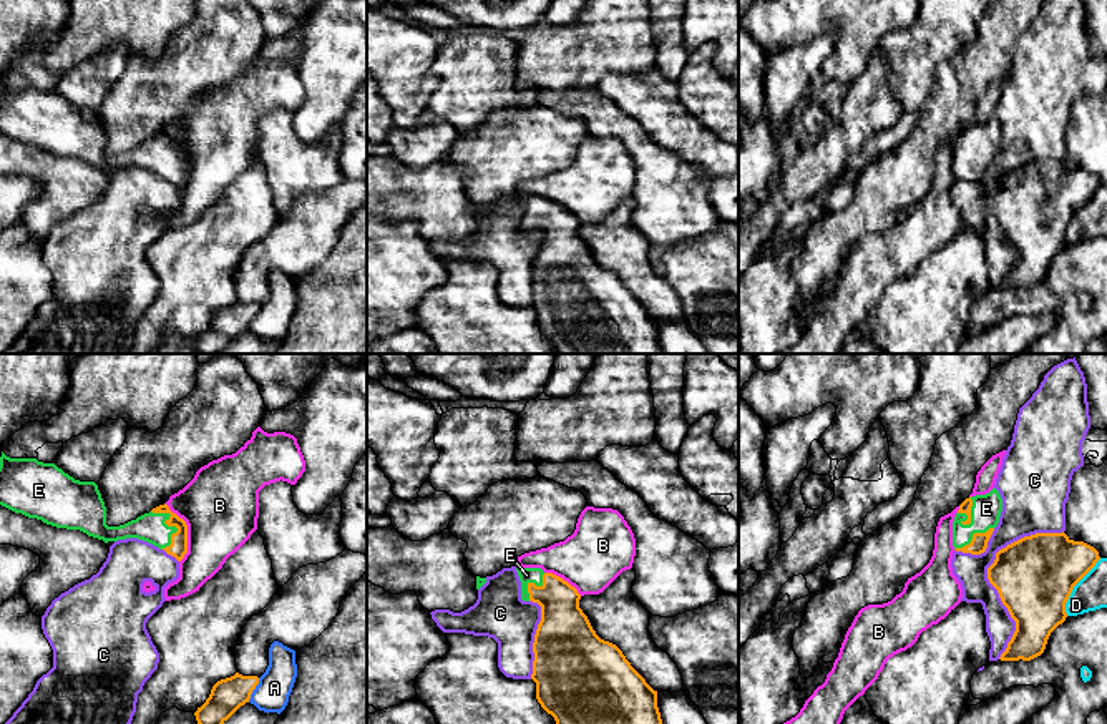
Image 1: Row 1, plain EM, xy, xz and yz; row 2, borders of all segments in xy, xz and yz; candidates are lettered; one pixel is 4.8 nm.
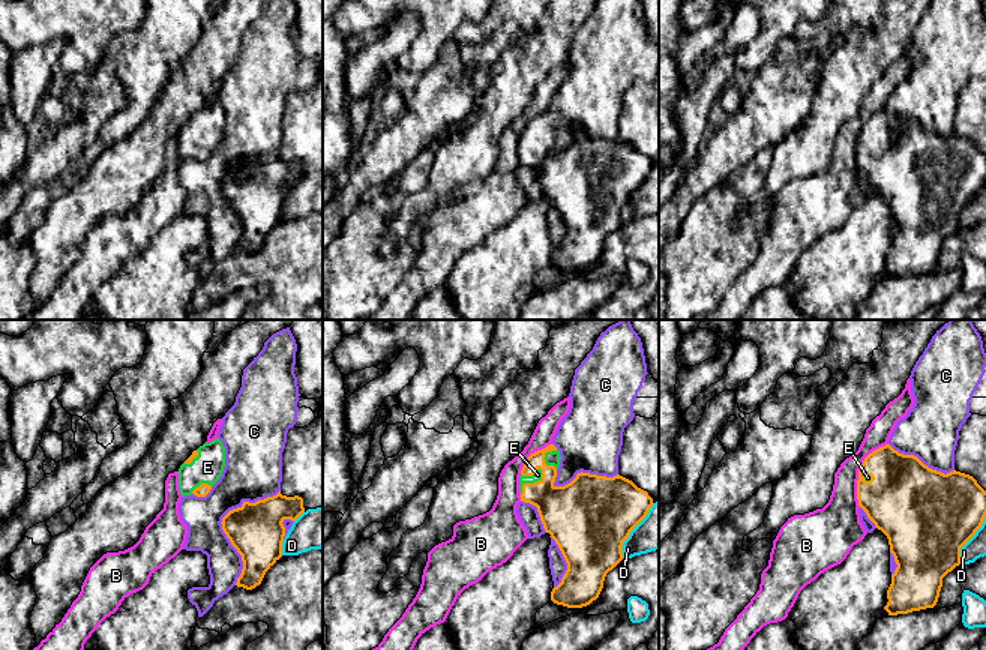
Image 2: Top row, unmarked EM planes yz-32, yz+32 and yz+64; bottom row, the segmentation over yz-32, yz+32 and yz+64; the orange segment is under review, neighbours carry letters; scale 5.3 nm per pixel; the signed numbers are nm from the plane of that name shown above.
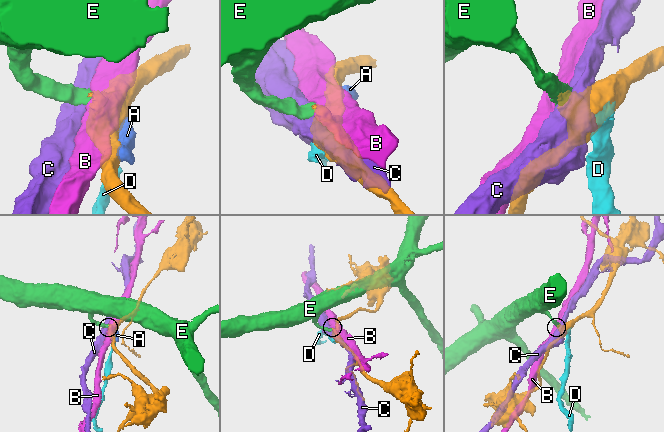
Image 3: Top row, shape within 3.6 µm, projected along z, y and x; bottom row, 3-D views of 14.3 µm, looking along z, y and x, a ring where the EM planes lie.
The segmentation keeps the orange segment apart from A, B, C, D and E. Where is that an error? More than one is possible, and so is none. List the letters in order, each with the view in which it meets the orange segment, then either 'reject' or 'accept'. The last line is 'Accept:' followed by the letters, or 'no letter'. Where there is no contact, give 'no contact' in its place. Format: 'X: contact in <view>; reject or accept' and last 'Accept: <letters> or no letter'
A: contact in xy; reject
B: contact in xy; reject
C: contact in yz; reject
D: contact in yz; reject
E: contact in xy; accept
Accept: E

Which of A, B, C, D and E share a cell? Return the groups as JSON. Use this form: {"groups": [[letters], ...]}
{"groups": [["A"], ["B"], ["C"], ["D"], ["E"]]}

